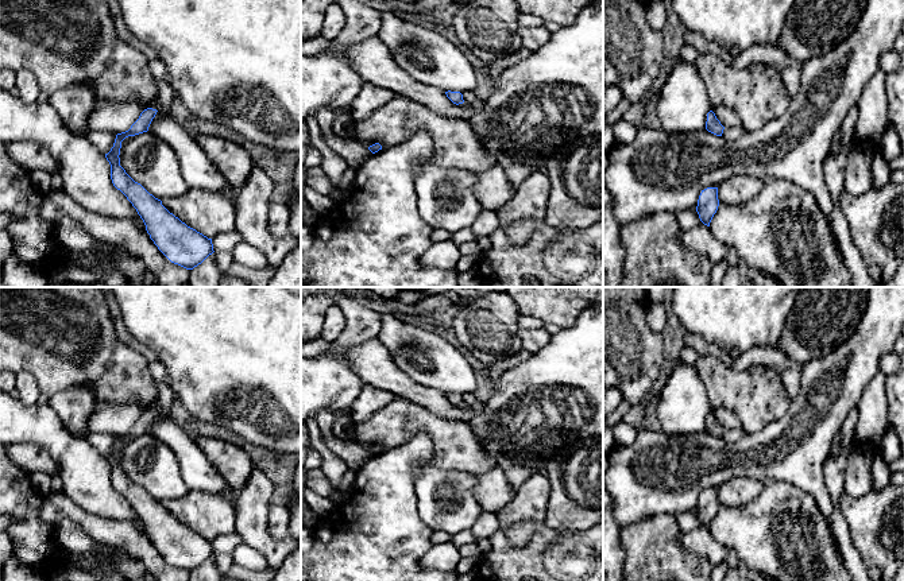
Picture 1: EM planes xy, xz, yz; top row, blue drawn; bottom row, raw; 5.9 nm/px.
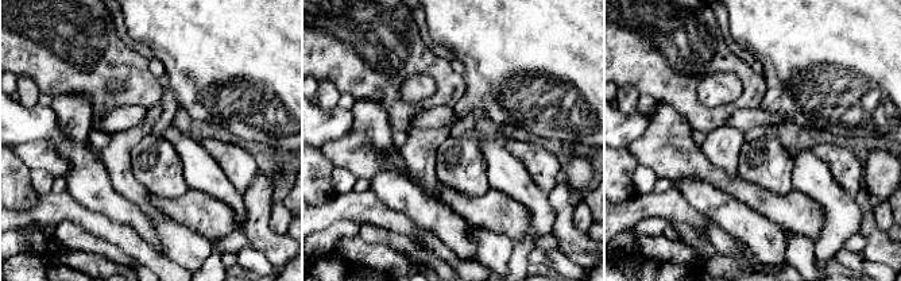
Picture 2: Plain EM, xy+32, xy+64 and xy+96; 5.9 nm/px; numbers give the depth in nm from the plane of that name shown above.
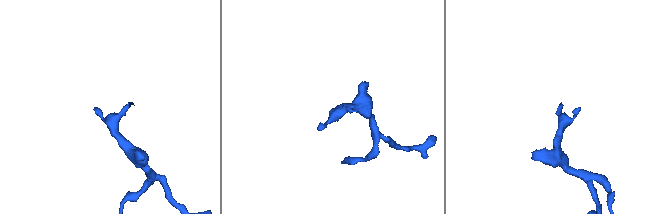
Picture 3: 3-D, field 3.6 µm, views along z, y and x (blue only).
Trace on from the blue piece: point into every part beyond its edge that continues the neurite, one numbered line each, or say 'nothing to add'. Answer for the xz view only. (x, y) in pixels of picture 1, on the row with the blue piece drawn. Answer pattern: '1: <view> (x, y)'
1: xz (555, 95)

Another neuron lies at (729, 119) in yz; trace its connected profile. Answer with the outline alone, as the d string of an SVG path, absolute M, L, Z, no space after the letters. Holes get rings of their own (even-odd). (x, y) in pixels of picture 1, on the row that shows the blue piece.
M722 105L711 106L711 111L715 113L716 119L725 128L737 128L741 127L739 116L731 108Z

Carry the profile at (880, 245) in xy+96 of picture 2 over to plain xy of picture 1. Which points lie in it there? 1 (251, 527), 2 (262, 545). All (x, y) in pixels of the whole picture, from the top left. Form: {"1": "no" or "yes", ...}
{"1": "yes", "2": "yes"}

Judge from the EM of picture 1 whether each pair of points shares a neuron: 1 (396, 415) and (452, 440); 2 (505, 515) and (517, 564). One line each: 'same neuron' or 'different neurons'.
1: same neuron
2: same neuron

